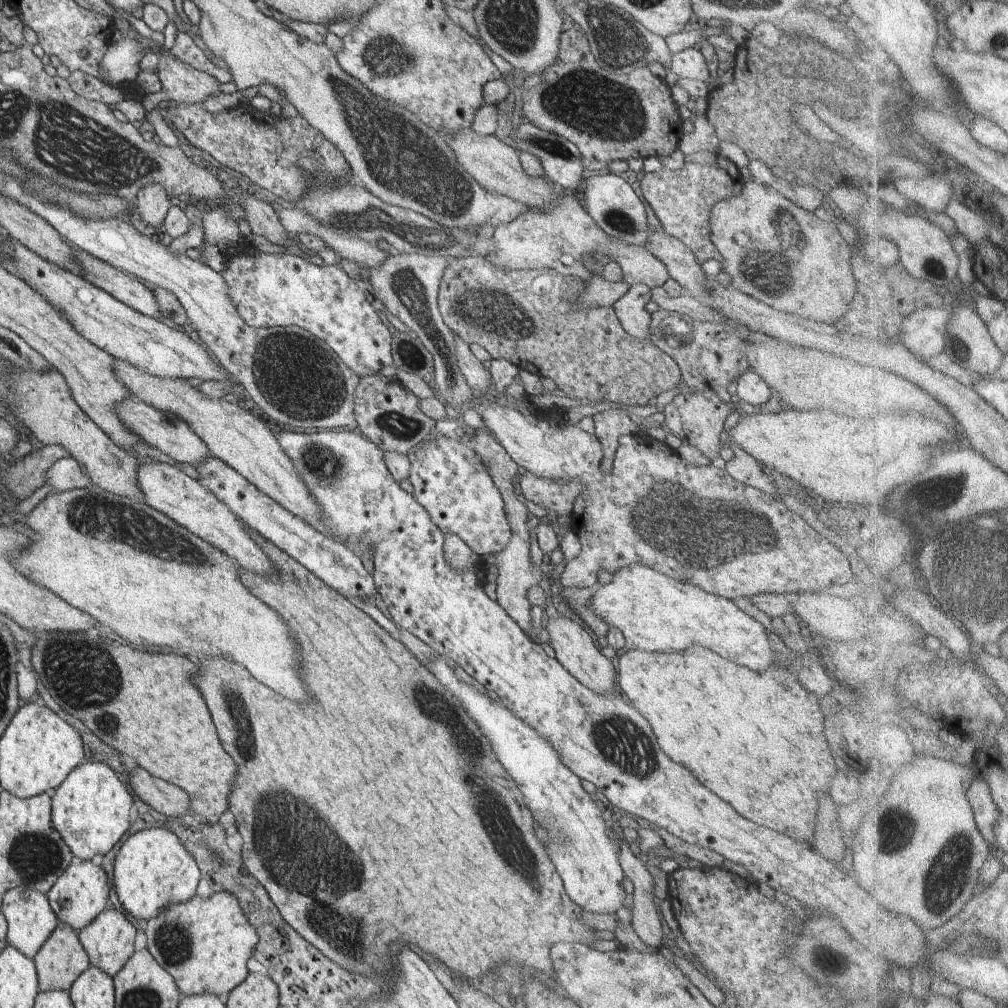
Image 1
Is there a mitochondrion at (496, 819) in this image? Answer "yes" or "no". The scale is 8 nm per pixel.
yes

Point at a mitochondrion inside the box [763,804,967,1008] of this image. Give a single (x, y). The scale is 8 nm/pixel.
(902, 825)

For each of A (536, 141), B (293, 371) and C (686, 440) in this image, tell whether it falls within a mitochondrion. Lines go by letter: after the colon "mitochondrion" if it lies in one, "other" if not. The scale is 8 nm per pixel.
A: mitochondrion
B: mitochondrion
C: other

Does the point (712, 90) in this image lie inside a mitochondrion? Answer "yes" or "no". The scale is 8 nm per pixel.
no

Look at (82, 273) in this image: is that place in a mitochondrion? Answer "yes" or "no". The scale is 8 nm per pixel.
no

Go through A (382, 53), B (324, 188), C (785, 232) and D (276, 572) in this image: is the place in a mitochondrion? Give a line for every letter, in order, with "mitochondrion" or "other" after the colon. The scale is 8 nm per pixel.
A: mitochondrion
B: mitochondrion
C: mitochondrion
D: other

